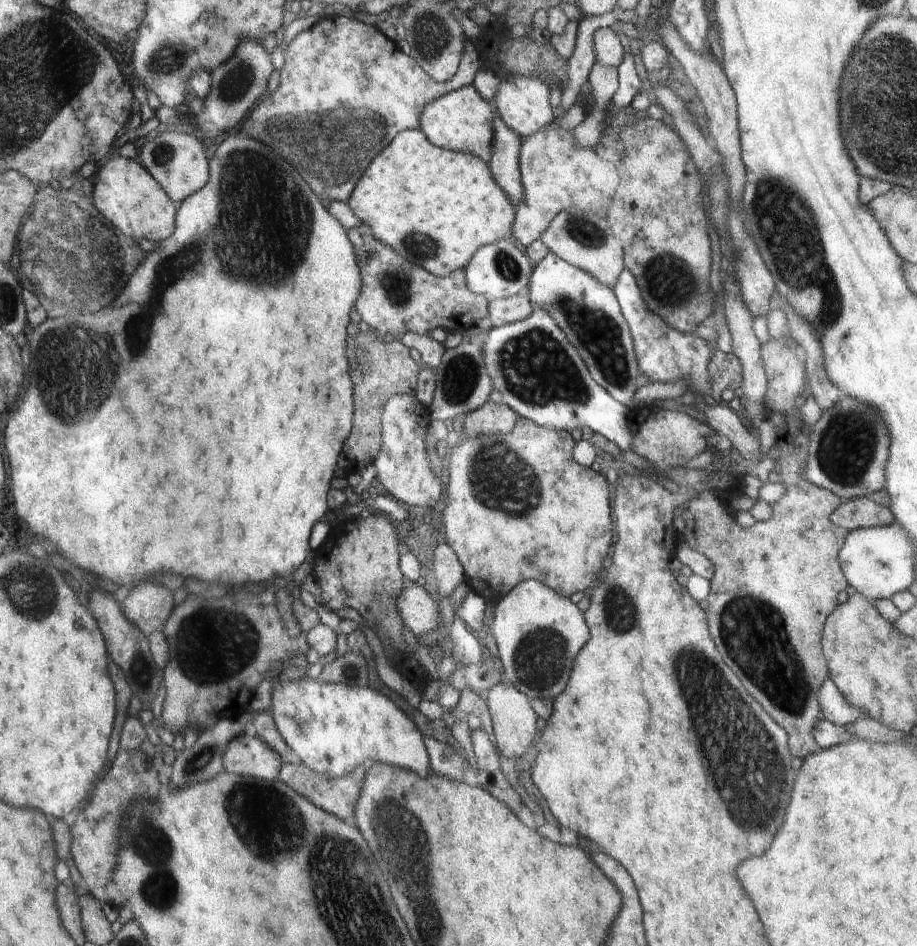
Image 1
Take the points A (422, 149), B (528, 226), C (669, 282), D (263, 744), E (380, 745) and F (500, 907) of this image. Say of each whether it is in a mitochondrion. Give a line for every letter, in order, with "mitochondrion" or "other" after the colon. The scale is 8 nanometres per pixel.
A: other
B: other
C: mitochondrion
D: other
E: other
F: other

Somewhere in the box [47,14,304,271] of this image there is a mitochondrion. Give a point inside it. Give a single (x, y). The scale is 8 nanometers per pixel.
(170, 57)

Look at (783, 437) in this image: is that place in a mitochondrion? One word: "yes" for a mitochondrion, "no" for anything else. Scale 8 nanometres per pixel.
no

